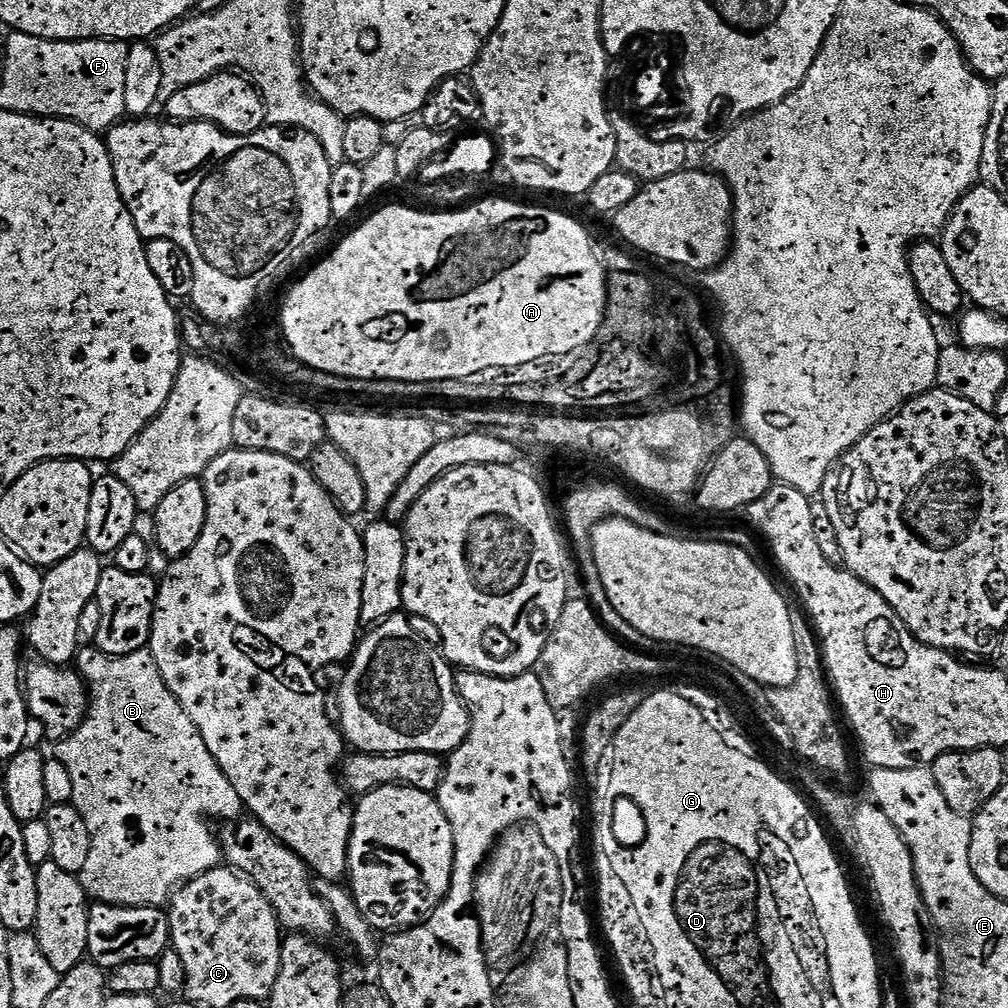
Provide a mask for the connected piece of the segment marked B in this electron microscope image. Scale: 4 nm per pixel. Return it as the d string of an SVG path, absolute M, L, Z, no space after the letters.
M84 646L77 652L74 664L80 675L84 677L85 684L88 685L88 713L84 715L83 722L69 736L65 736L55 745L54 756L55 759L62 762L62 766L66 766L66 770L70 770L70 778L74 778L72 803L75 804L78 814L82 814L82 818L86 822L86 830L90 830L90 858L78 874L80 885L84 887L84 891L93 901L102 904L121 904L135 908L167 905L172 893L185 880L193 880L195 876L209 872L212 868L221 867L222 848L217 837L215 840L211 830L204 825L204 816L225 816L226 819L232 820L231 822L239 821L242 816L242 805L238 798L238 790L234 790L234 786L230 786L230 778L226 778L226 774L222 774L218 762L210 754L210 750L206 750L206 742L202 742L202 734L198 734L198 726L194 726L194 722L190 722L190 714L186 714L186 710L182 710L178 698L174 698L174 694L170 694L170 690L158 670L158 662L154 662L151 651L111 656L101 652L95 646Z

